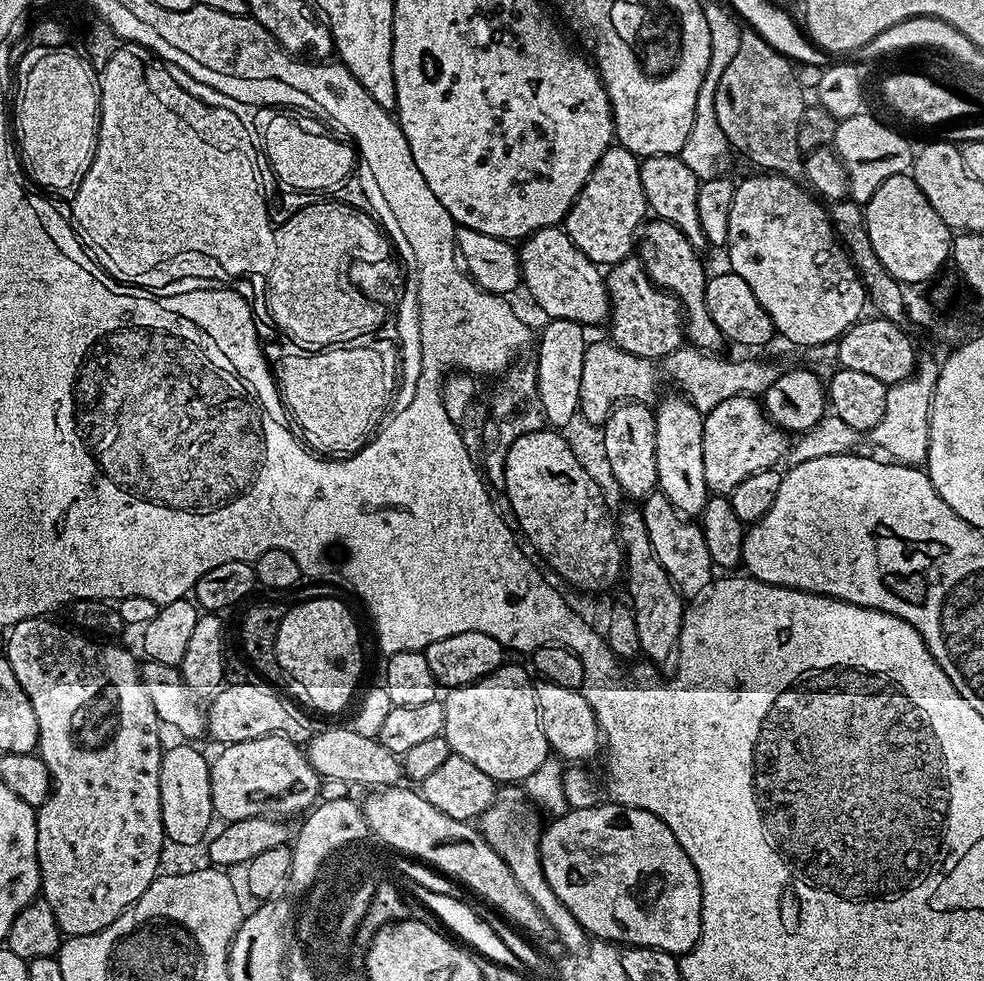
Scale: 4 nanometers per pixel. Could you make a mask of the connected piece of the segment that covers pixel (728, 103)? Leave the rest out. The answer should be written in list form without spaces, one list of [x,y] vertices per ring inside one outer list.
[[[743,31],[738,53],[726,66],[715,92],[715,110],[718,124],[735,151],[762,167],[759,169],[802,184],[807,181],[805,159],[797,146],[797,136],[806,101],[793,68],[787,57],[774,51],[756,32]]]

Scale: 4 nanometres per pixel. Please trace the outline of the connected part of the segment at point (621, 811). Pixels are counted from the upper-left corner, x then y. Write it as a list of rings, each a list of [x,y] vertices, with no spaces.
[[[603,802],[592,808],[572,808],[551,823],[542,832],[540,865],[550,888],[574,914],[589,937],[620,946],[633,944],[660,948],[677,958],[700,941],[700,875],[662,818],[650,814],[645,808]]]

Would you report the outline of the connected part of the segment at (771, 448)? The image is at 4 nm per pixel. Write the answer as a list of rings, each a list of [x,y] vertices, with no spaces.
[[[751,396],[726,398],[704,416],[702,434],[702,463],[706,469],[706,486],[709,493],[727,494],[758,470],[776,468],[785,459],[790,440],[783,428],[777,428],[768,419],[761,401]]]

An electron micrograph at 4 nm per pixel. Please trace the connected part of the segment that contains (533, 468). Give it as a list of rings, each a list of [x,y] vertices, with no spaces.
[[[556,430],[547,431],[521,432],[510,443],[504,470],[504,492],[512,507],[511,515],[516,516],[515,527],[520,527],[525,538],[532,543],[531,551],[537,557],[540,555],[562,579],[569,580],[574,587],[584,592],[600,592],[610,587],[616,579],[621,579],[624,570],[624,550],[616,532],[614,512],[607,508],[601,490],[582,470],[561,433]]]

